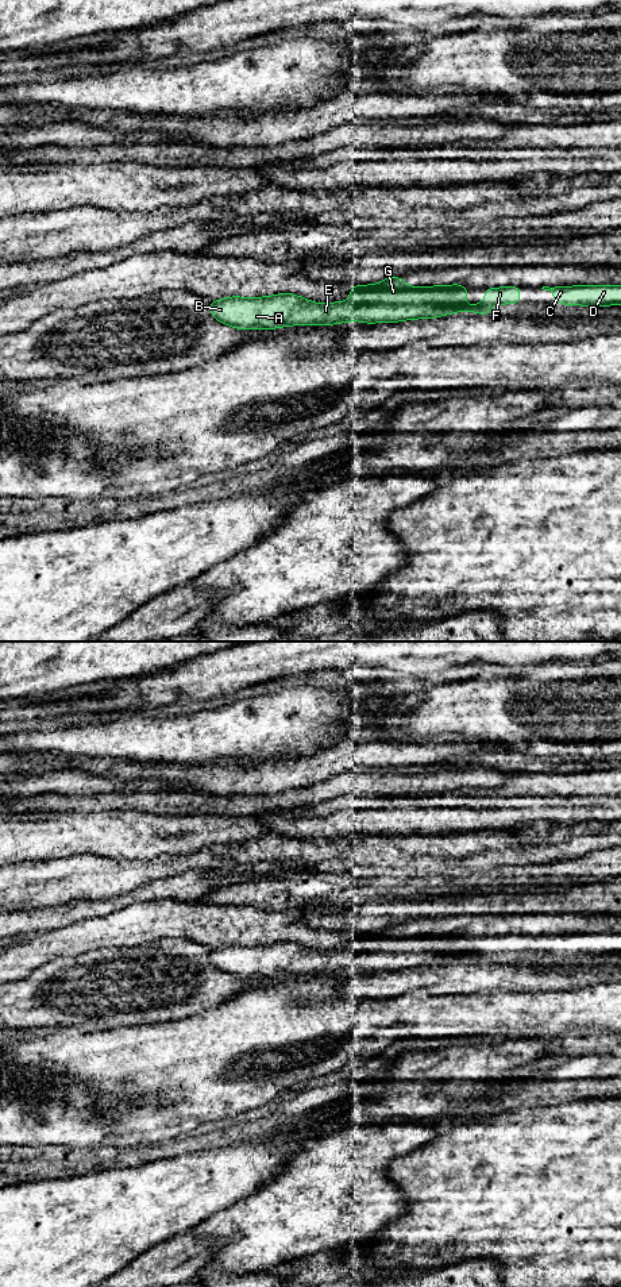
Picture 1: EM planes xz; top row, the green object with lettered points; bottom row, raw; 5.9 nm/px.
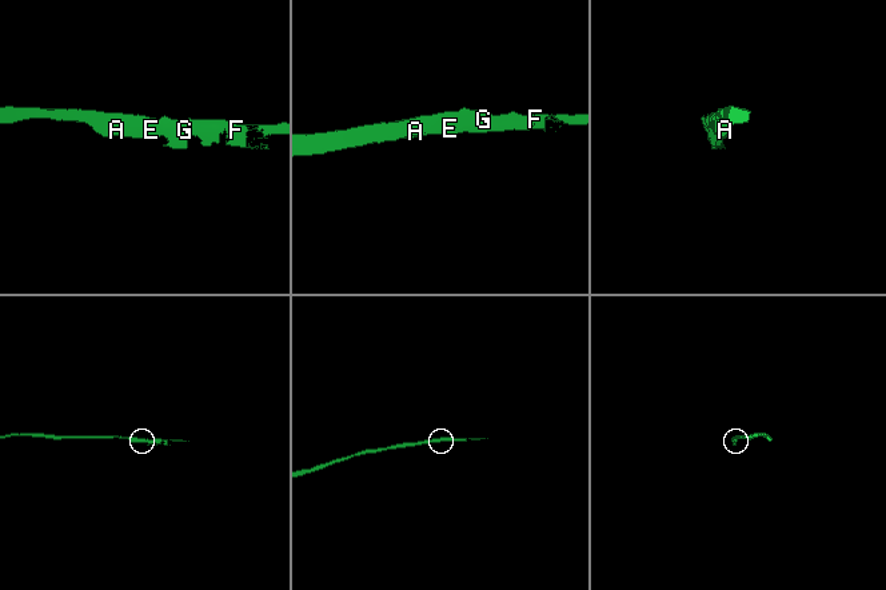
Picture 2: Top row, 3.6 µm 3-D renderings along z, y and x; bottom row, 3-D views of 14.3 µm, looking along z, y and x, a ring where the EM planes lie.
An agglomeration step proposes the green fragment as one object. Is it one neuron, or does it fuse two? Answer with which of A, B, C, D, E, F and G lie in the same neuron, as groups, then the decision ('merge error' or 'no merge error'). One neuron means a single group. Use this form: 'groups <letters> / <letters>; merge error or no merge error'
groups A B C D E F G; no merge error

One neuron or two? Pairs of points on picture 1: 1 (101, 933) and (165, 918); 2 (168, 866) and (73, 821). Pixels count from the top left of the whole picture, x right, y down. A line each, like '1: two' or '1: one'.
1: one
2: two

